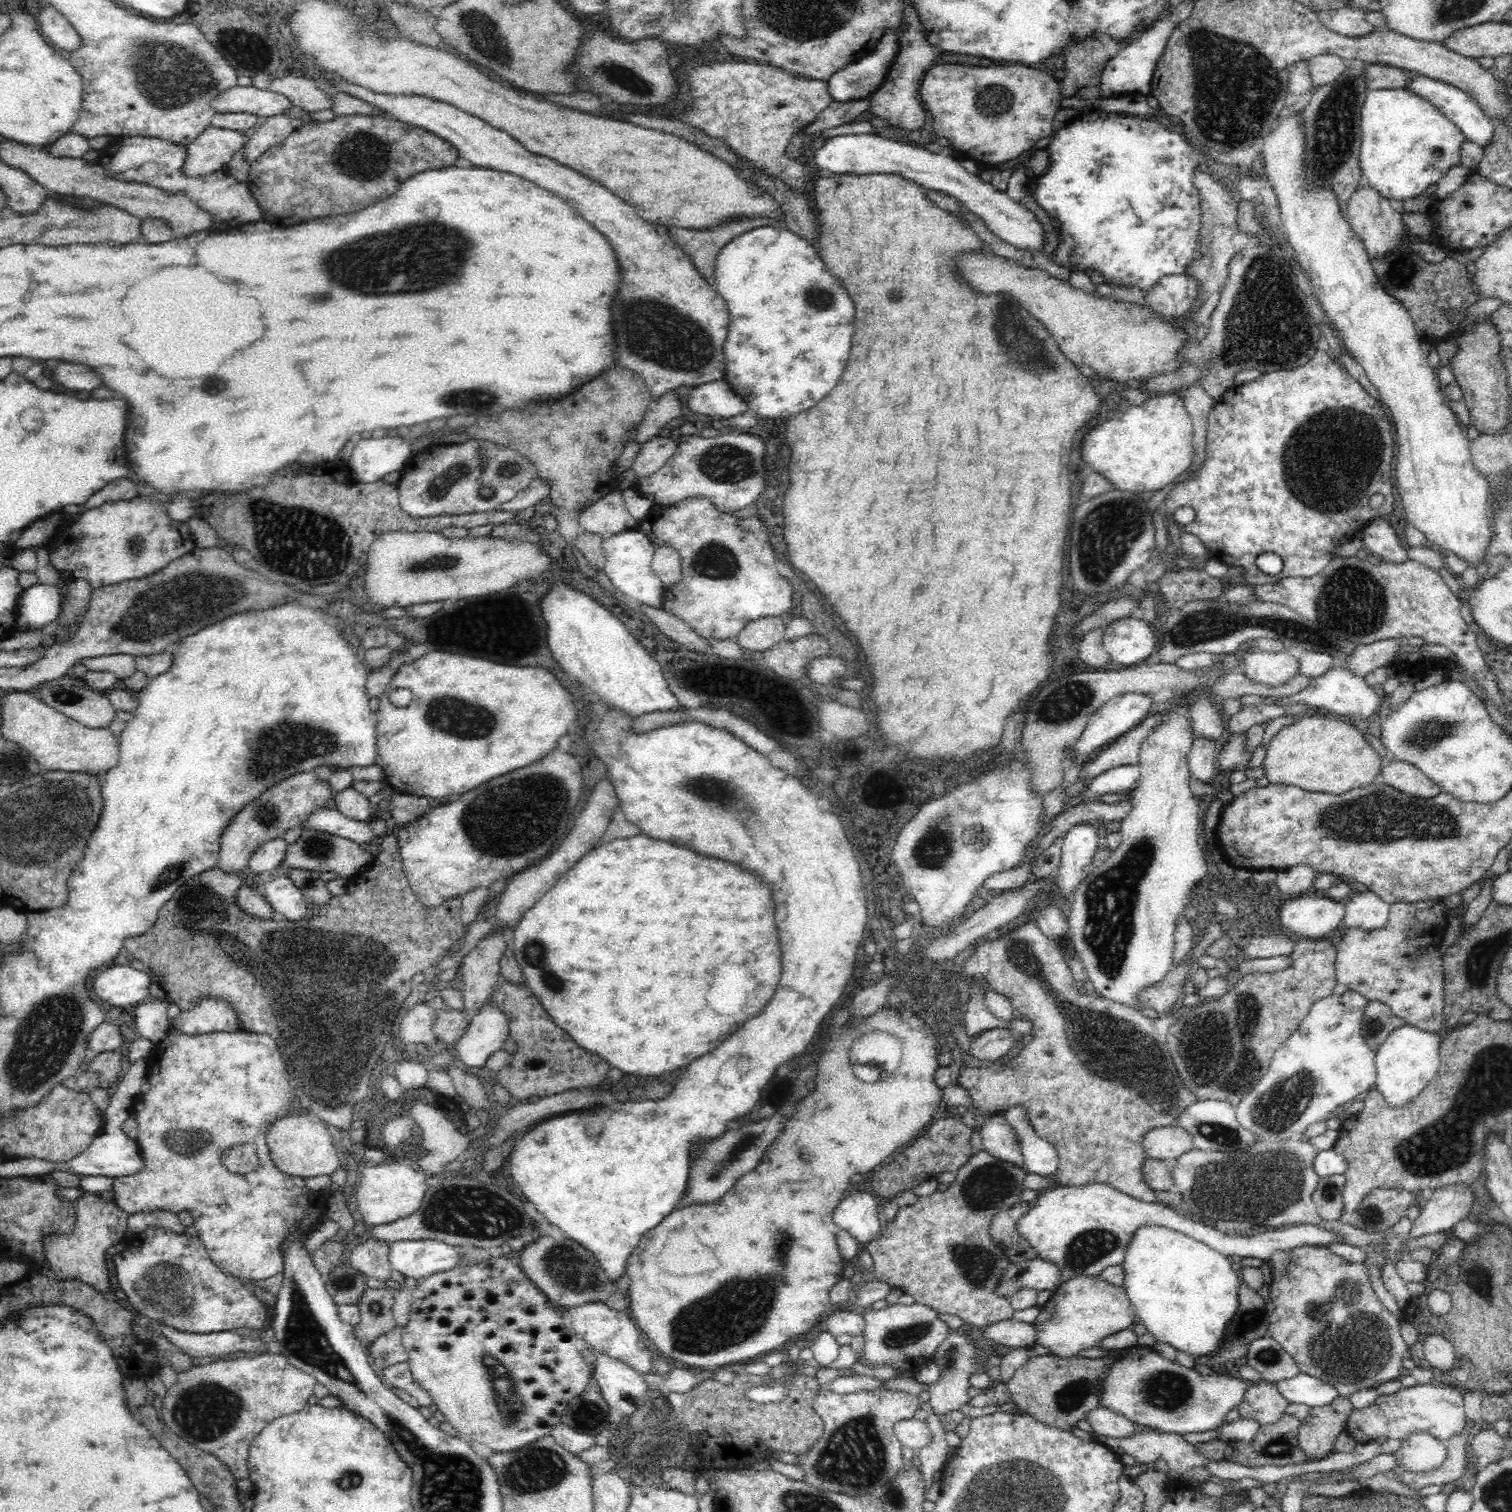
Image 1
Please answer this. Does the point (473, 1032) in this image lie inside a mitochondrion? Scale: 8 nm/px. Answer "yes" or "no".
no

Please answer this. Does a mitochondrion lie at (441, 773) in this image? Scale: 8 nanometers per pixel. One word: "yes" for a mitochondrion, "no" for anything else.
no

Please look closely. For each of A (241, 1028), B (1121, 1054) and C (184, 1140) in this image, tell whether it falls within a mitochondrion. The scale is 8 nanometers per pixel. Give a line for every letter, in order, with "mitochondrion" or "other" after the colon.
A: other
B: mitochondrion
C: mitochondrion

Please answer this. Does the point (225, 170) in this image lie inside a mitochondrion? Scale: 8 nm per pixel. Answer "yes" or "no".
no

